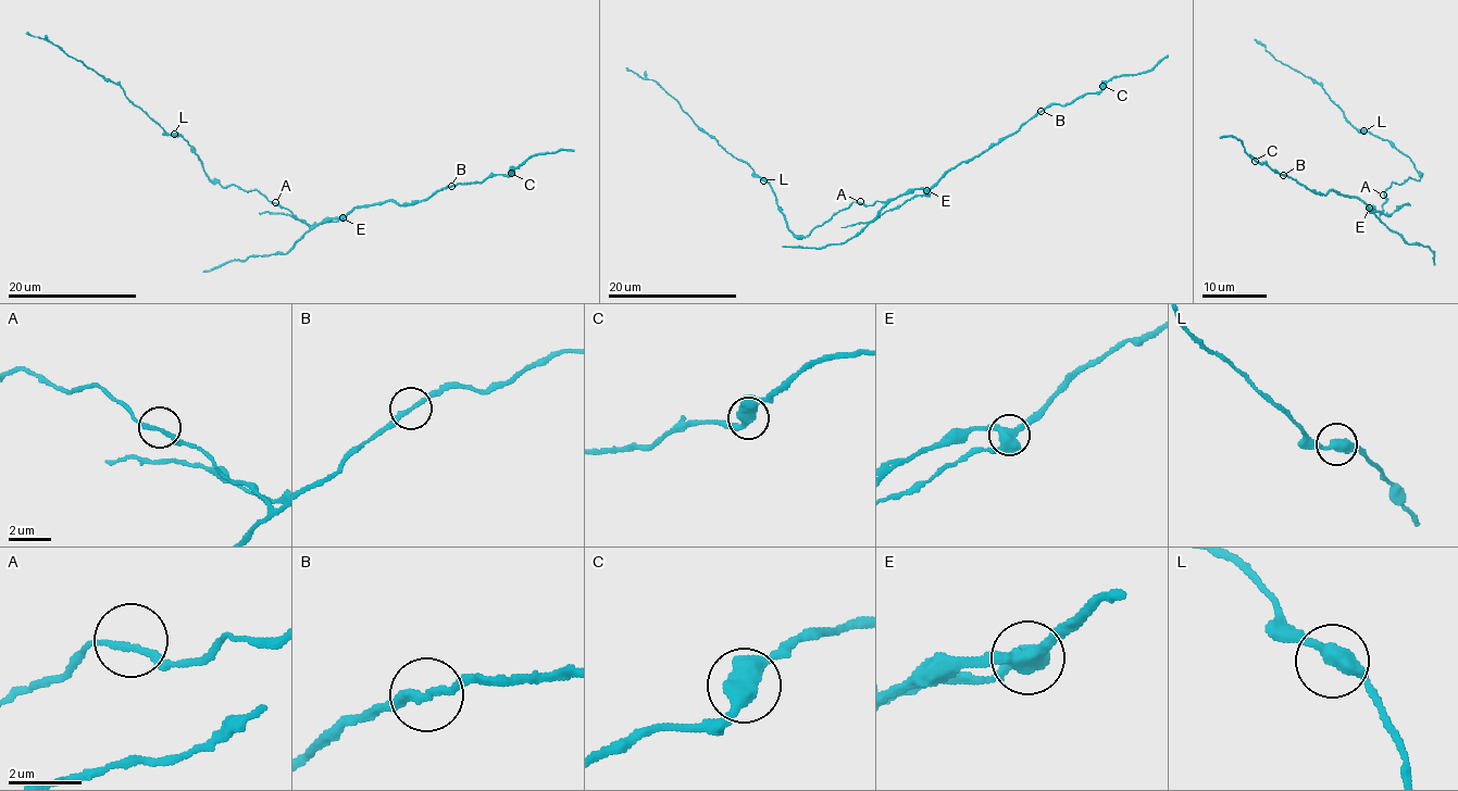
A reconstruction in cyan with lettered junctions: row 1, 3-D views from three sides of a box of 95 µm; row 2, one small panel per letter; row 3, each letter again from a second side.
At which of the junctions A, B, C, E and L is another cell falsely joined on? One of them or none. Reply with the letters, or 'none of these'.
E

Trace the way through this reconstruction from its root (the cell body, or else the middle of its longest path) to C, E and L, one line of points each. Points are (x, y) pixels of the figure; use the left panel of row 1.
C: (275, 202), (315, 226), (332, 218), (344, 218), (354, 208), (388, 200), (414, 204), (458, 184), (511, 173)
E: (275, 202), (311, 226), (332, 218), (343, 218)
L: (275, 202), (257, 190), (246, 191), (233, 184), (221, 186), (214, 183), (195, 150), (174, 134)

